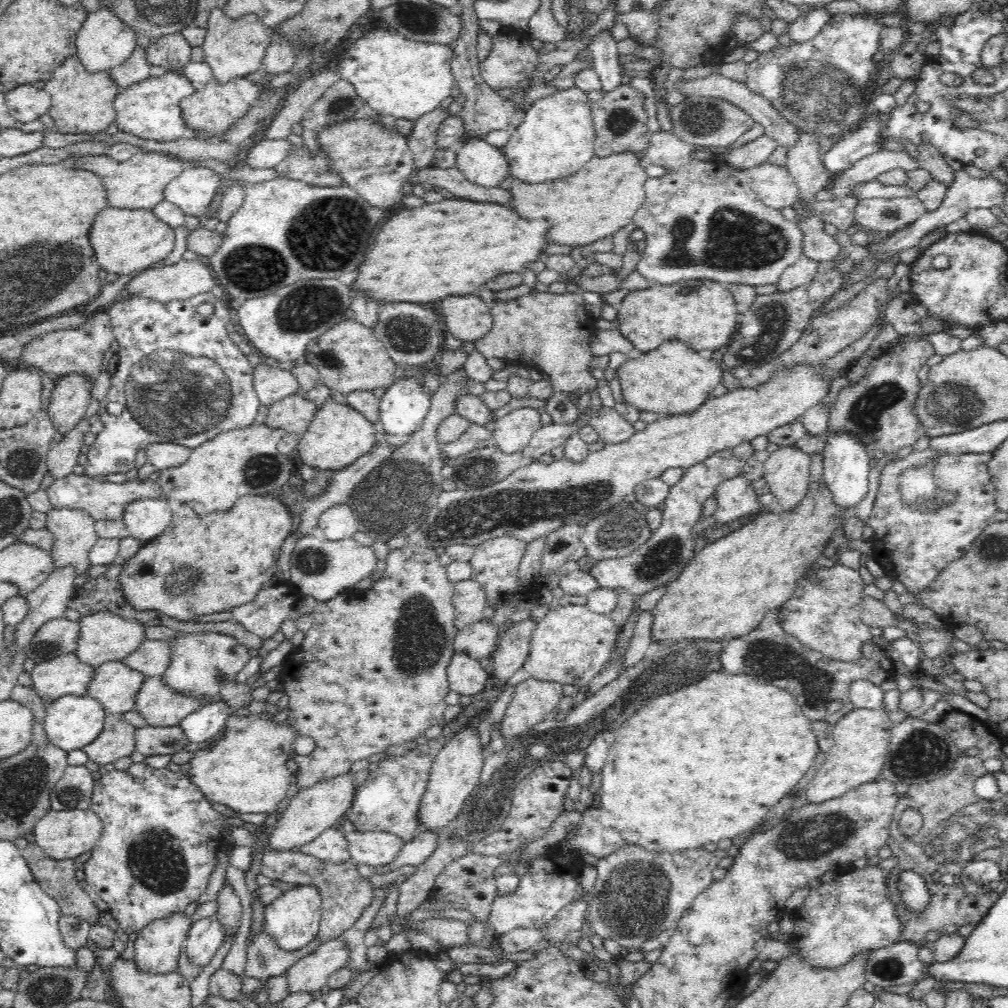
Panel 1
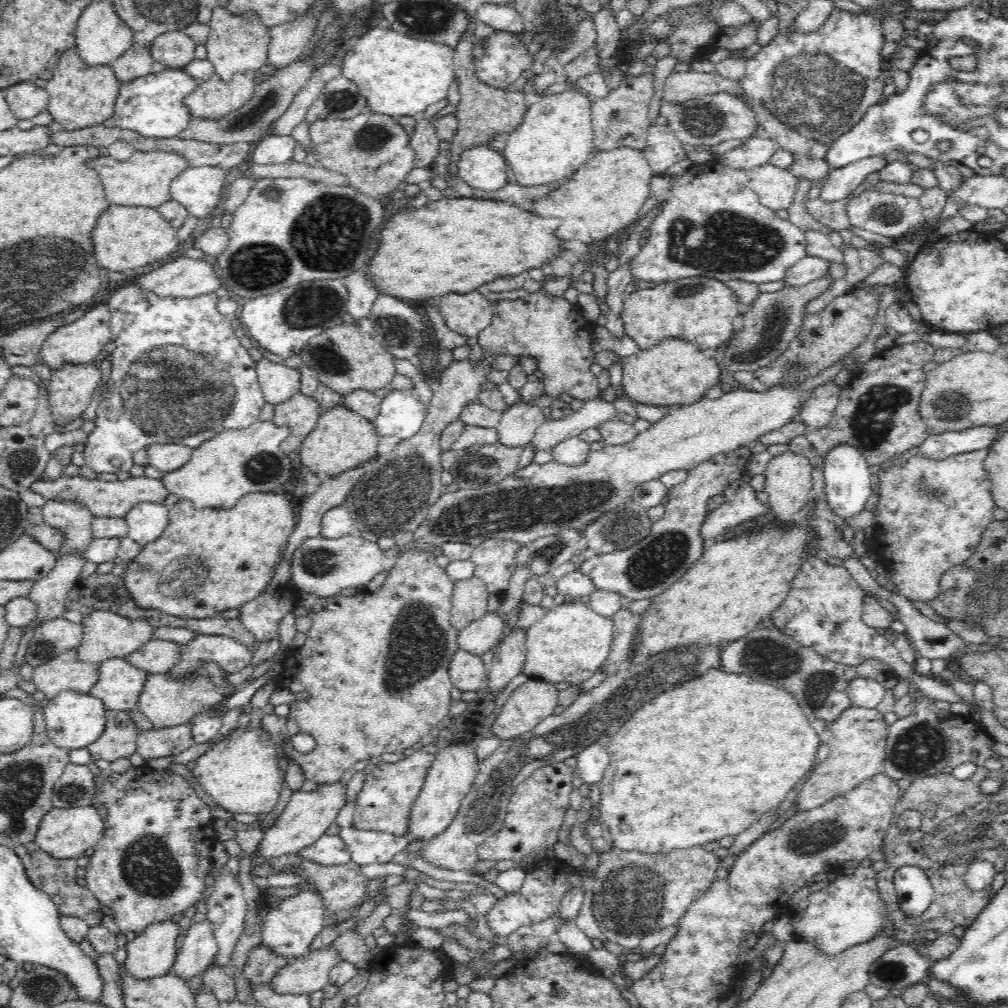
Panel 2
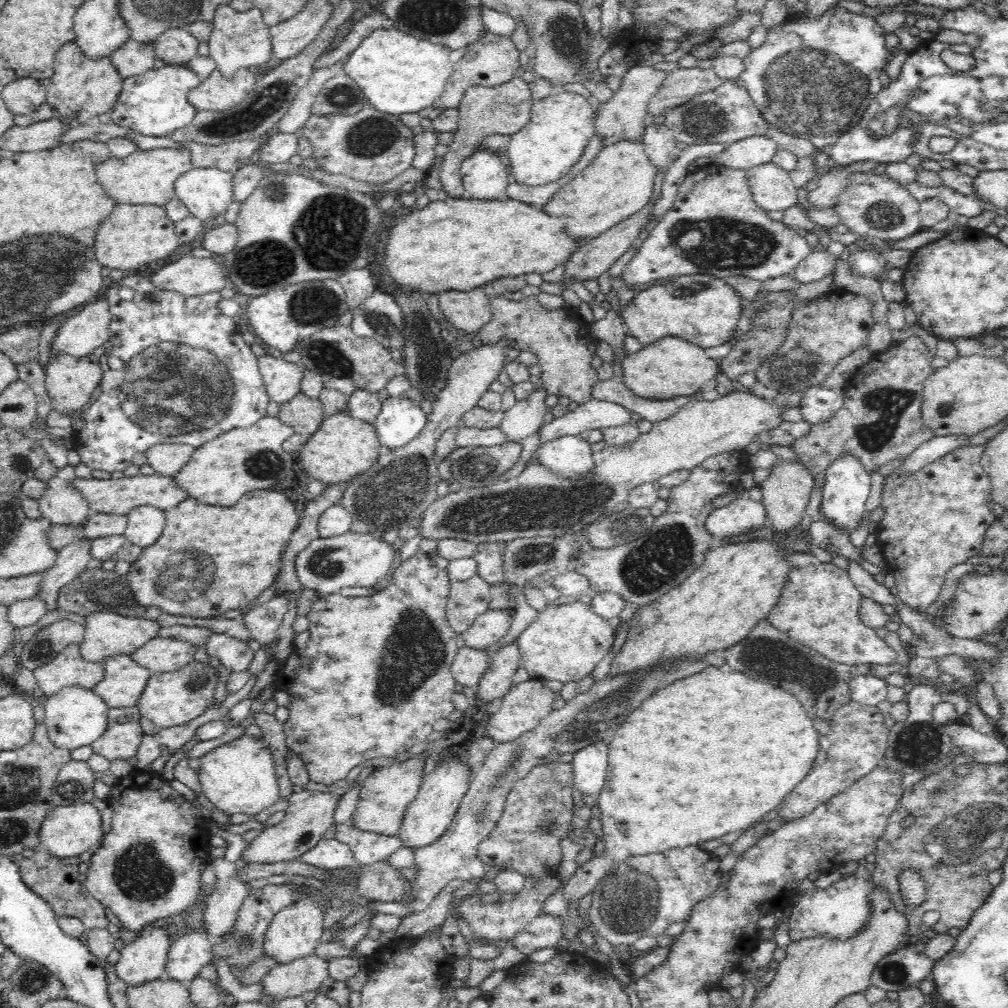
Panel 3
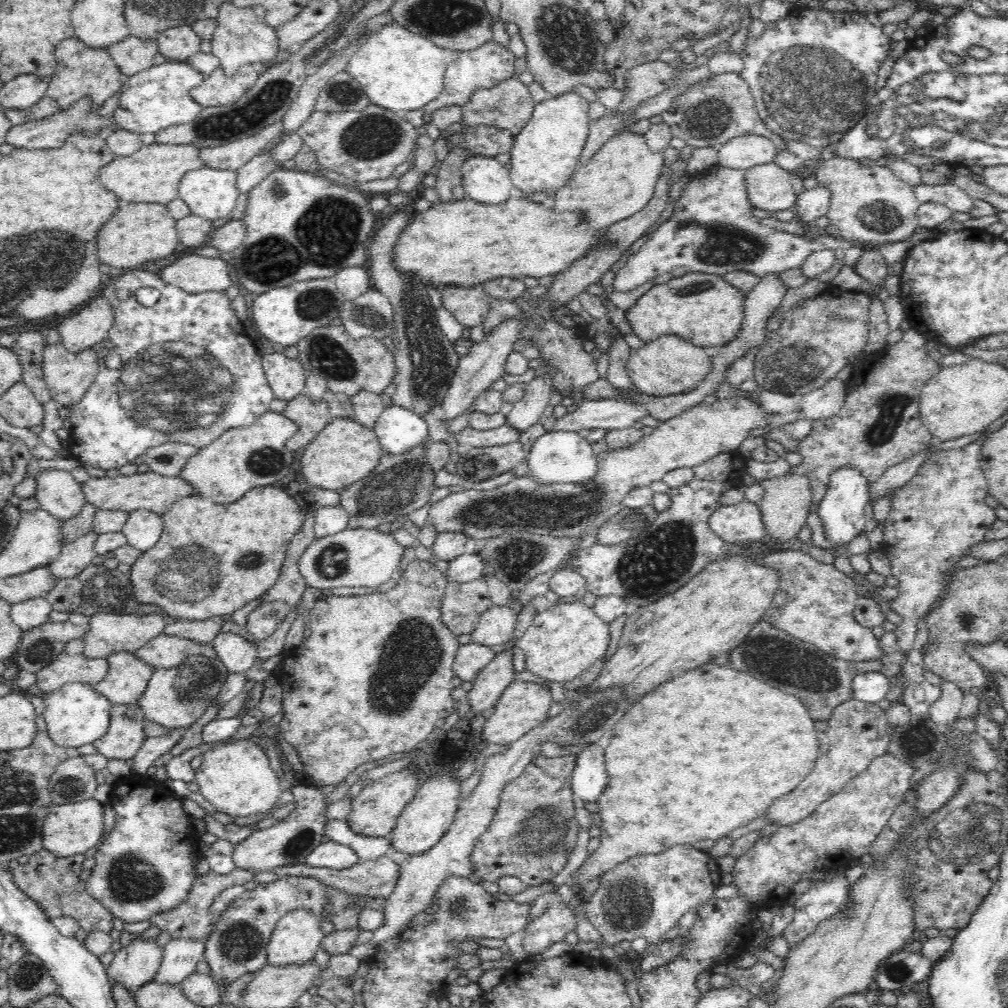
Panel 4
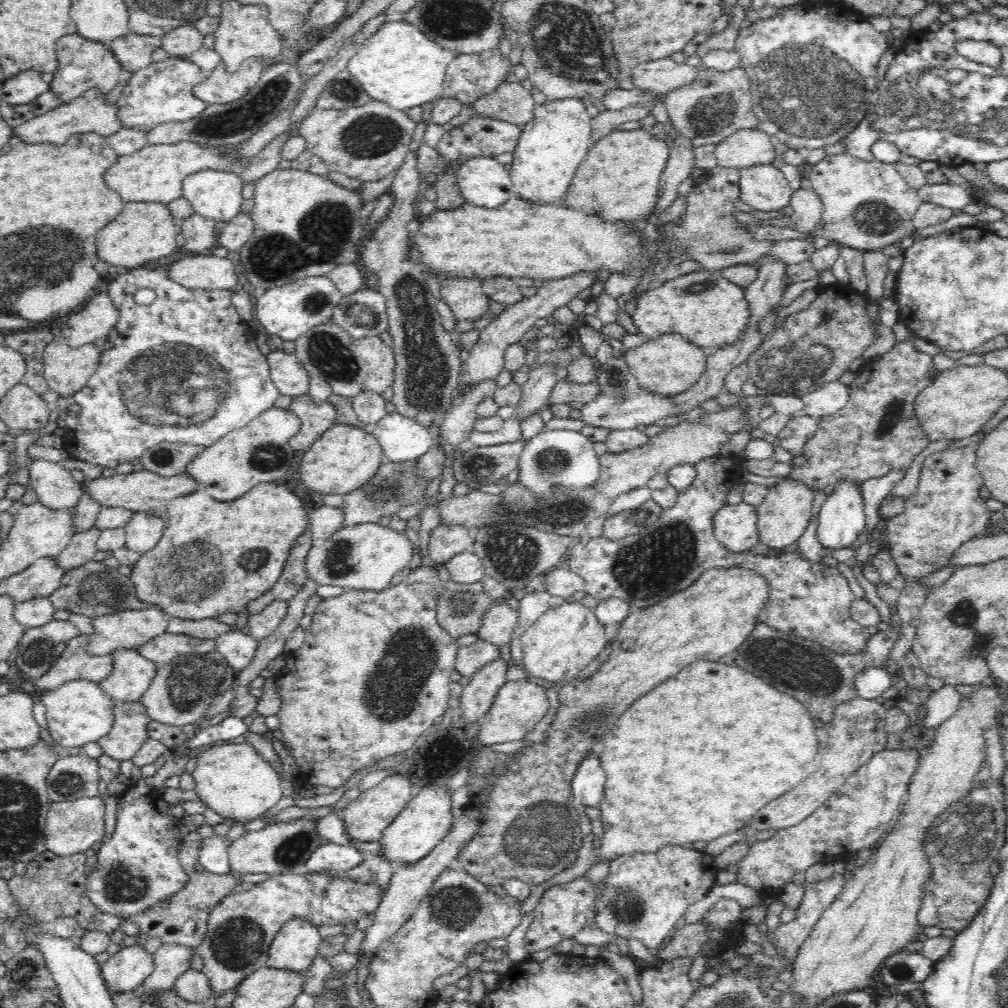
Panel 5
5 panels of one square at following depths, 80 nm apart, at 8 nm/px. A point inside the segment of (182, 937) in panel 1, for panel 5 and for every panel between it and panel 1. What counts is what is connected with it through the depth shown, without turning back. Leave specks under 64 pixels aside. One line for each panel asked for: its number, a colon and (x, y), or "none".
2: (151, 954)
3: (144, 959)
4: (133, 966)
5: (123, 972)

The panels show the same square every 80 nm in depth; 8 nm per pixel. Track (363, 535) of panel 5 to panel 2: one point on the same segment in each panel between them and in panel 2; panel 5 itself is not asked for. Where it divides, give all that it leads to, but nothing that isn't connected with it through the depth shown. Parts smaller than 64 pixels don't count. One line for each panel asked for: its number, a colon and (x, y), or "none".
2: (321, 567)
3: (326, 565)
4: (355, 557)

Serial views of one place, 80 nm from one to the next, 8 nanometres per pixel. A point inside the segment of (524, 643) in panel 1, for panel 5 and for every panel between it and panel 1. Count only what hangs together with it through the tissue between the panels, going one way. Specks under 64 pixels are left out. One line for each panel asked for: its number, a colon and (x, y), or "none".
2: (509, 658)
3: (497, 680)
4: (486, 690)
5: (478, 696)

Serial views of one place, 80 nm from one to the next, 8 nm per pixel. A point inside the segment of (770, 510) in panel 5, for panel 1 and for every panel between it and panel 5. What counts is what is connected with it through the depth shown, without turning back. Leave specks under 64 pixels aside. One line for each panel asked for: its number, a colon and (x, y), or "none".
1: (787, 471)
2: (788, 477)
3: (786, 492)
4: (787, 502)

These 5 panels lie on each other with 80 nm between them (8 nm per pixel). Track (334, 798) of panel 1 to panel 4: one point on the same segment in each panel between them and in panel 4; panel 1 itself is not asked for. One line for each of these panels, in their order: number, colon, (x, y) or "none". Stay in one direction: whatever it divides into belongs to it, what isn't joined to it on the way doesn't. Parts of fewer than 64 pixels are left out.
2: (307, 815)
3: (309, 814)
4: (289, 841)

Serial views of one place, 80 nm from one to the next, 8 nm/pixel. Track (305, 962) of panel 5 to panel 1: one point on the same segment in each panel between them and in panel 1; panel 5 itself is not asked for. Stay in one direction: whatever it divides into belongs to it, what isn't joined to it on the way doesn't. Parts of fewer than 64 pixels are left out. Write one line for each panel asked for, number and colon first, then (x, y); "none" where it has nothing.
1: (293, 920)
2: (289, 928)
3: (295, 932)
4: (295, 940)

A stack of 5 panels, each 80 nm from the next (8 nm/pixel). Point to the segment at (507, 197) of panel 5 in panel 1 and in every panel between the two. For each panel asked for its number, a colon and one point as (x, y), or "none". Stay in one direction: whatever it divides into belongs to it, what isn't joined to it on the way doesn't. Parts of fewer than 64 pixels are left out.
1: (483, 164)
2: (481, 167)
3: (484, 176)
4: (485, 180)

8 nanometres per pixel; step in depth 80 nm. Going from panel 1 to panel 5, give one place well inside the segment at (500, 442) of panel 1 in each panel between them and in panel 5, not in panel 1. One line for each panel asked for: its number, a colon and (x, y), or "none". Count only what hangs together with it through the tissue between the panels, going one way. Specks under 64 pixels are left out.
2: (518, 424)
3: (525, 418)
4: (525, 412)
5: (536, 390)

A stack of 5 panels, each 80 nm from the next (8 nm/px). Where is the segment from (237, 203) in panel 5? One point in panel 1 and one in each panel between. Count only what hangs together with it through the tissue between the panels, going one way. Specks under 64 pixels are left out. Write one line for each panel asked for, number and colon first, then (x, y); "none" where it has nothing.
1: (193, 190)
2: (199, 189)
3: (206, 192)
4: (212, 194)

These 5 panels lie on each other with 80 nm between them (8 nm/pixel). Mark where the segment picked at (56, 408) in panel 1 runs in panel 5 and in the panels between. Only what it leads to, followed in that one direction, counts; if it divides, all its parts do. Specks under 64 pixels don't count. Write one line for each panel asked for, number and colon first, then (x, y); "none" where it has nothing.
2: (70, 389)
3: (70, 381)
4: (68, 375)
5: (67, 369)

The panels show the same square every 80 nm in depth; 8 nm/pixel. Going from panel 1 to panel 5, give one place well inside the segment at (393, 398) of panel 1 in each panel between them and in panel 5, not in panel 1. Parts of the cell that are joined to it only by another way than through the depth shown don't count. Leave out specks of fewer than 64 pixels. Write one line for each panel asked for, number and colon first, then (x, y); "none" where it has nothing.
2: (400, 415)
3: (400, 421)
4: (399, 430)
5: (401, 438)

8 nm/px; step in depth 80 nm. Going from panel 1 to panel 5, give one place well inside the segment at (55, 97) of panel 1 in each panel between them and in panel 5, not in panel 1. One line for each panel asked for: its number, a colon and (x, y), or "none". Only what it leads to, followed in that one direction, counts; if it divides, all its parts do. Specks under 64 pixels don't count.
2: (80, 95)
3: (83, 87)
4: (81, 71)
5: (84, 64)

